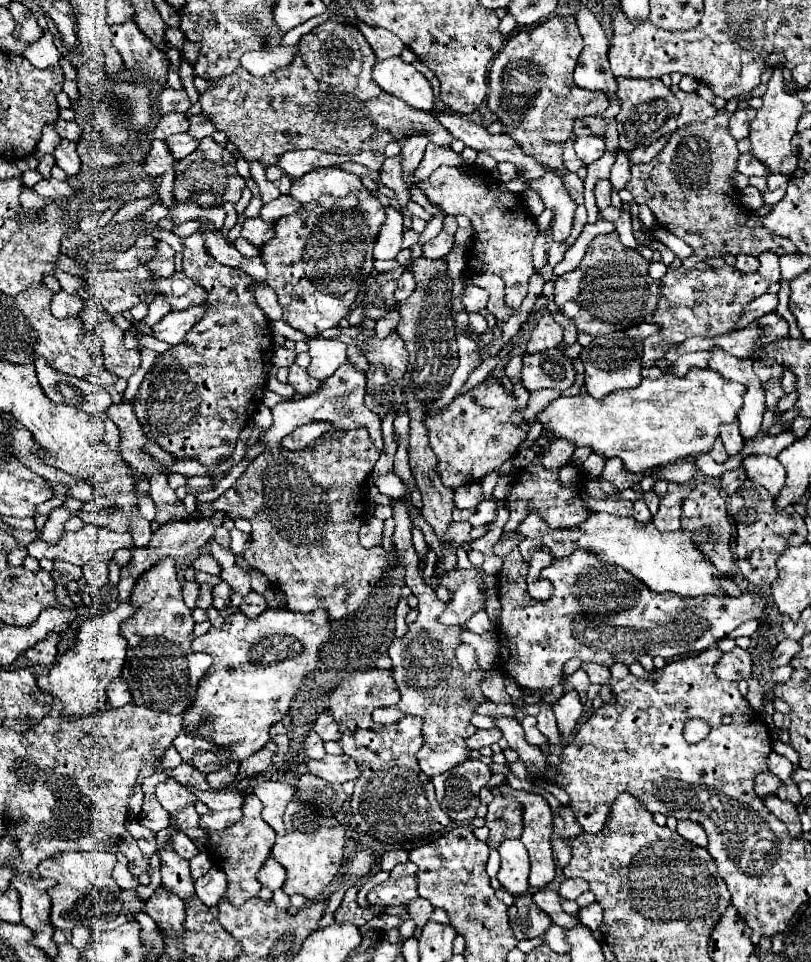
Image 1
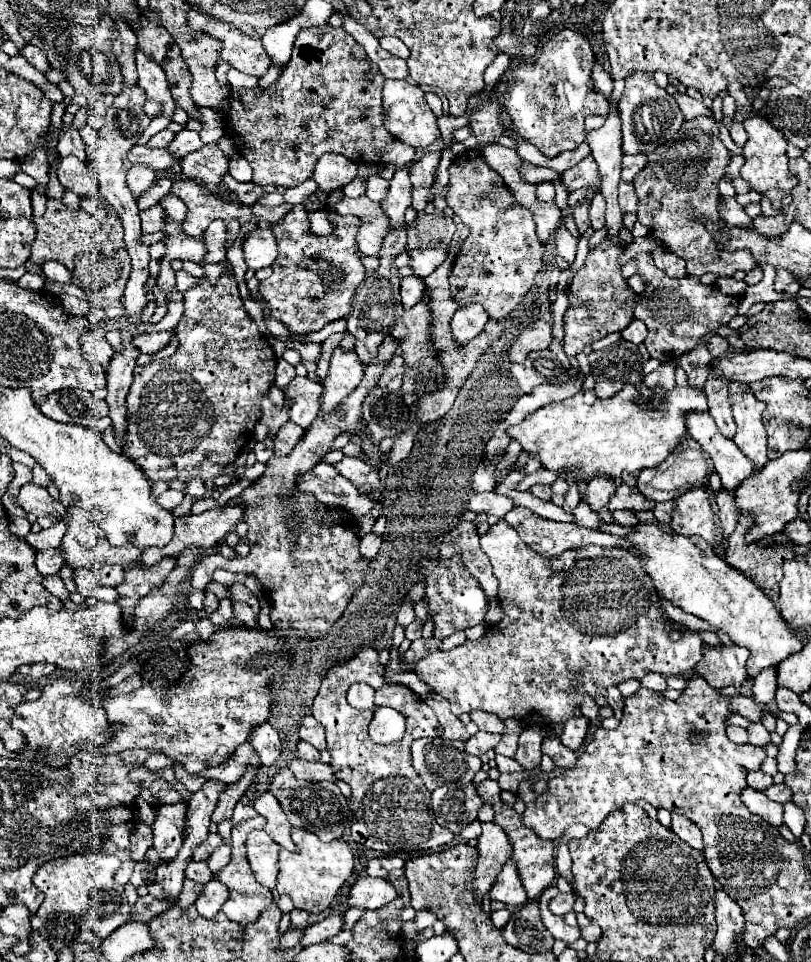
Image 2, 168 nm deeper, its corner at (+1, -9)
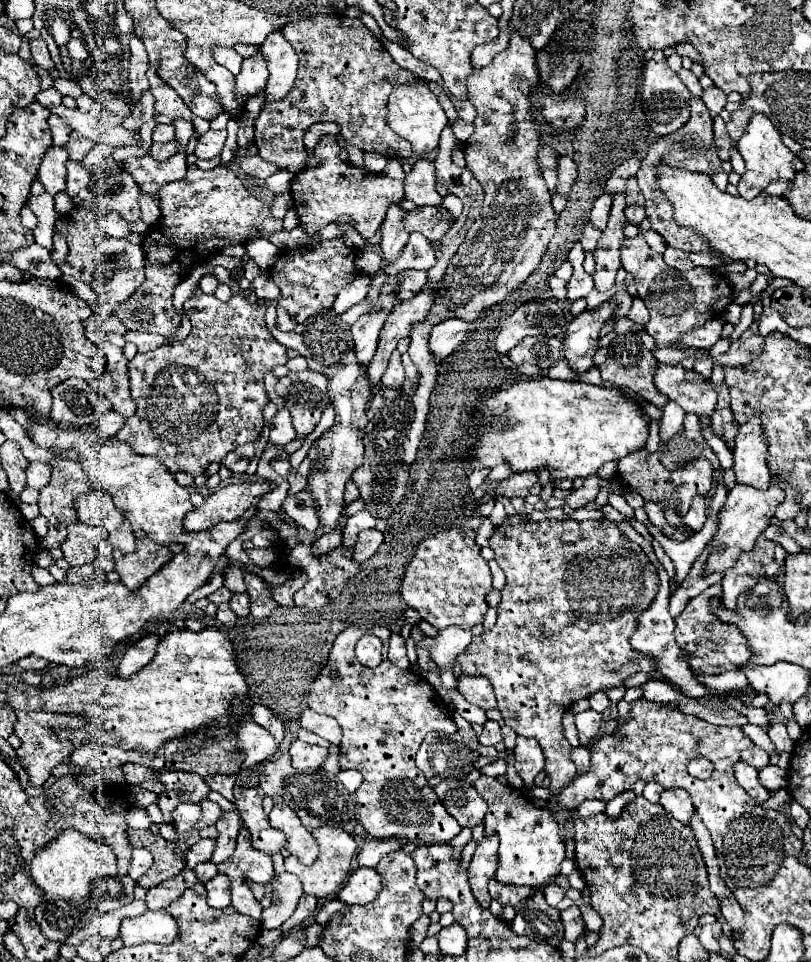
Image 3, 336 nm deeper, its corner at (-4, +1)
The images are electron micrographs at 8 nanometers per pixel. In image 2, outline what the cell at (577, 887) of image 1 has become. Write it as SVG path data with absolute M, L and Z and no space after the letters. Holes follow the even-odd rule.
M558 893L550 901L550 911L554 915L564 915L564 913L572 911L572 905L574 905L574 893Z

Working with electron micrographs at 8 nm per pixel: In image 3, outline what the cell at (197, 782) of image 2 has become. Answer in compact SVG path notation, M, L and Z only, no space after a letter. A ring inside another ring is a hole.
M211 775L211 777L205 777L205 783L207 783L213 791L221 793L225 799L229 799L229 801L235 799L235 797L233 797L235 775Z

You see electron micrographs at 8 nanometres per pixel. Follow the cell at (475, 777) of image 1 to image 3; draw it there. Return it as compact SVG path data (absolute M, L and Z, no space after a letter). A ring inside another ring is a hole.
M445 779L435 787L441 805L461 827L475 827L487 813L487 801L475 791L475 787L461 779Z

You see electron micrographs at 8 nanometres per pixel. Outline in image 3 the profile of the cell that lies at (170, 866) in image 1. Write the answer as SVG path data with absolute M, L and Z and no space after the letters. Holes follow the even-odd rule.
M161 771L159 779L167 787L167 791L161 793L159 797L159 809L169 825L173 825L173 811L179 803L183 801L199 803L209 793L209 787L203 783L203 777L195 777L193 773Z

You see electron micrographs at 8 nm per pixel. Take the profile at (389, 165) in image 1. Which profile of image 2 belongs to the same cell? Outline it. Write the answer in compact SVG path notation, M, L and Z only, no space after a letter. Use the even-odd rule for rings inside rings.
M408 225L402 227L400 231L392 231L390 235L386 235L386 239L382 243L382 251L380 251L380 267L376 271L372 271L358 285L358 291L356 291L354 303L352 303L352 311L346 319L348 331L356 337L356 353L366 363L372 361L372 357L376 355L378 343L382 343L384 335L394 329L394 325L398 323L398 319L404 313L402 303L400 303L400 279L396 275L392 275L392 265L394 265L394 259L404 251L402 247L406 247L406 229L408 229Z

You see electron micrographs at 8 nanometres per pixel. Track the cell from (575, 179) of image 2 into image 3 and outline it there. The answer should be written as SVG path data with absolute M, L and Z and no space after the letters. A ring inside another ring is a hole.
M563 155L559 159L559 167L557 167L557 173L559 173L559 183L557 183L557 193L559 195L565 195L573 189L575 181L577 181L577 165L571 157Z

